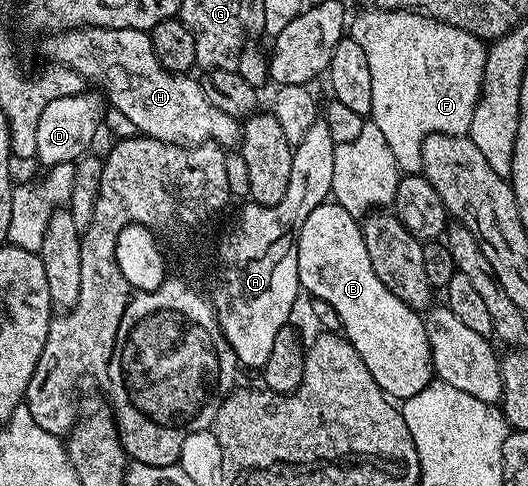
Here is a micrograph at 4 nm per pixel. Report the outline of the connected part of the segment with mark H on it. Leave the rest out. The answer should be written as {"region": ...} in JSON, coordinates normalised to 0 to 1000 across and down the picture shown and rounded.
{"region":[[[125,58],[85,72],[83,107],[93,126],[138,140],[169,175],[193,191],[212,222],[220,220],[259,274],[307,292],[350,300],[402,288],[432,309],[453,298],[456,249],[420,235],[390,202],[377,163],[339,148],[318,148],[292,111],[286,72],[269,58]]]}

